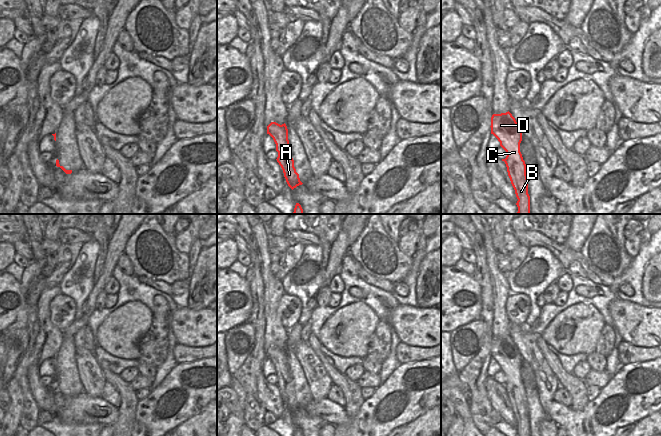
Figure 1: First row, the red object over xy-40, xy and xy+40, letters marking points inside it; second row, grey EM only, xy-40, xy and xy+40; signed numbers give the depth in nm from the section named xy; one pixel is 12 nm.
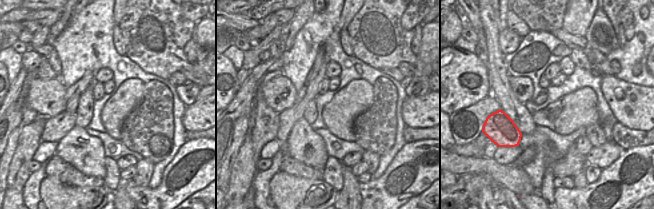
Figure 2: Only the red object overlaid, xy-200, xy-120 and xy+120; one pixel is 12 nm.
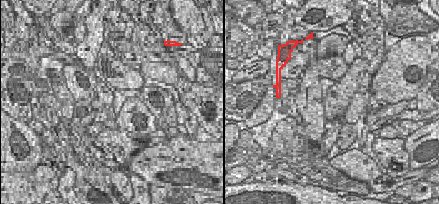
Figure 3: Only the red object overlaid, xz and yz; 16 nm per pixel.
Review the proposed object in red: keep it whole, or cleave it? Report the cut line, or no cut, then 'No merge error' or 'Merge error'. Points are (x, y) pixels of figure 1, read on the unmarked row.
No split. No merge error

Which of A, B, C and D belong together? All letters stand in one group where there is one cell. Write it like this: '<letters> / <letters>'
A B C D

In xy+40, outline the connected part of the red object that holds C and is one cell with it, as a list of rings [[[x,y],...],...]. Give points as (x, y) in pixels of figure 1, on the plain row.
[[[509,335],[493,338],[490,351],[491,358],[498,363],[500,370],[507,377],[502,385],[506,388],[508,400],[518,423],[516,427],[518,436],[530,436],[526,388],[520,376],[522,356]]]

